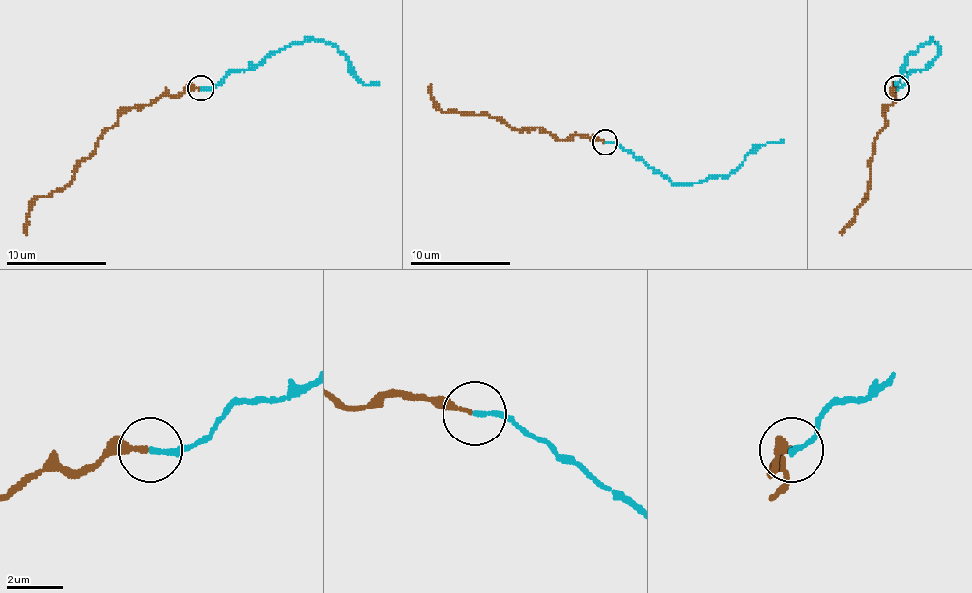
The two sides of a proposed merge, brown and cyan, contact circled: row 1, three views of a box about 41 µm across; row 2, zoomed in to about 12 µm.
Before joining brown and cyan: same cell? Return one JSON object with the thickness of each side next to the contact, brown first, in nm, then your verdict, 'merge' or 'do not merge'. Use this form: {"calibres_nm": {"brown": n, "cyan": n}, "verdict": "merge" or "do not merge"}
{"calibres_nm": {"brown": 220, "cyan": 200}, "verdict": "do not merge"}

